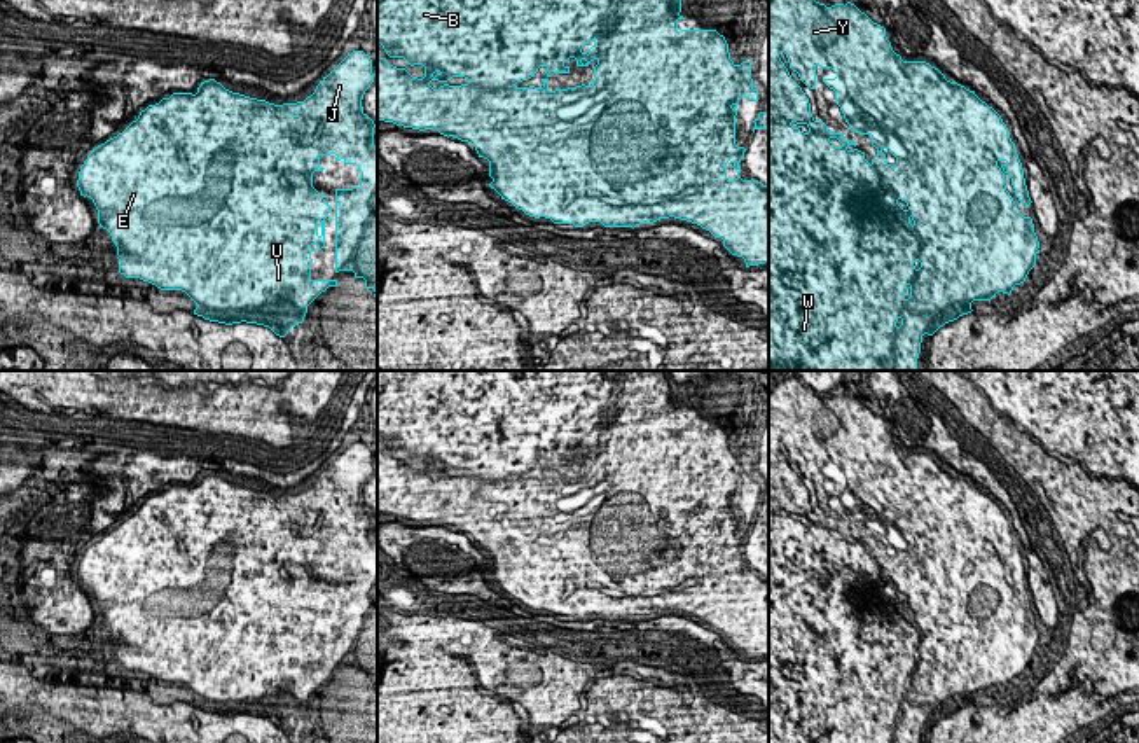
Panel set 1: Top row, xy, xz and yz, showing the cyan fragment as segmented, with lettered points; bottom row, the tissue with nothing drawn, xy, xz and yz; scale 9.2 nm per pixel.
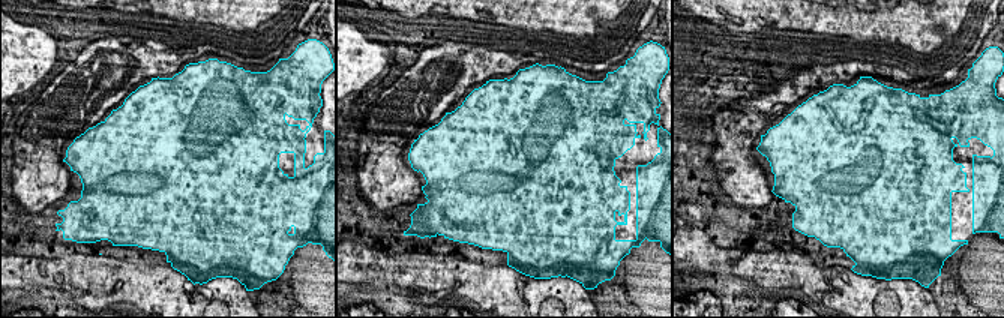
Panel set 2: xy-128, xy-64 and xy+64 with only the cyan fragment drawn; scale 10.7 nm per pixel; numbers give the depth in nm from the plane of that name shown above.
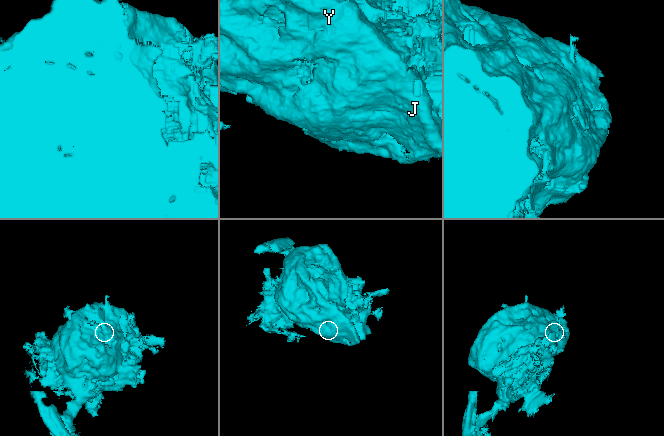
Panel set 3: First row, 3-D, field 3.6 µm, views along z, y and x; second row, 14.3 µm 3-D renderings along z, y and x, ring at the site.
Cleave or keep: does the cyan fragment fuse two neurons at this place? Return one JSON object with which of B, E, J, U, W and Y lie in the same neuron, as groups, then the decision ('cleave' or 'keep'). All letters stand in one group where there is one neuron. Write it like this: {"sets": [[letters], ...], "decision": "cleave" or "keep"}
{"sets": [["B", "E", "J", "U", "W", "Y"]], "decision": "keep"}

